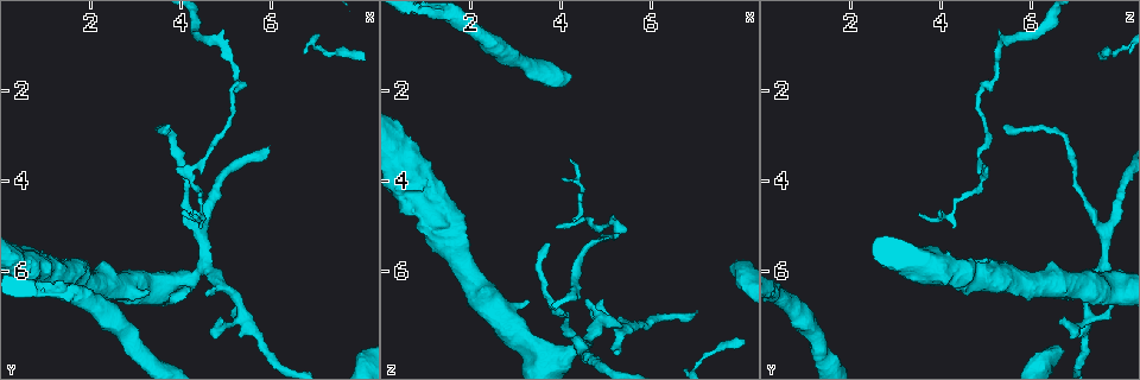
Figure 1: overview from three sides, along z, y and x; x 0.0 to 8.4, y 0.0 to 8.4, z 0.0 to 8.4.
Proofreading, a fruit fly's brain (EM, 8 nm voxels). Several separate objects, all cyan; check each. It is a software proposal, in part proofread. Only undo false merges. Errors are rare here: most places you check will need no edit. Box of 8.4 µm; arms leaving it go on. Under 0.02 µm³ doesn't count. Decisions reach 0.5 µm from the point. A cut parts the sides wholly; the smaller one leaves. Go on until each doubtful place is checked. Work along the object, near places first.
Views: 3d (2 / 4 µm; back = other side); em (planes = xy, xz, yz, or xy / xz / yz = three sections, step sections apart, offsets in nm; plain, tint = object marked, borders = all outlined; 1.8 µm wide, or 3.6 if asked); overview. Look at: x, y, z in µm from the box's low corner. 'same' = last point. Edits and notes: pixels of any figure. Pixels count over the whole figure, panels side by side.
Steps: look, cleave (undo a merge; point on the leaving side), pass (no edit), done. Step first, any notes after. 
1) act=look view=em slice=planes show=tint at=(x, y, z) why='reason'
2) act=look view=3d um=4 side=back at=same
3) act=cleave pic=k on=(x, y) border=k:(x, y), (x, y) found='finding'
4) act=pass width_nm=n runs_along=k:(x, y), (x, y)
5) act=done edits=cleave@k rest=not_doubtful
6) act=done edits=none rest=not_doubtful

act=look view=em slice=xz step=16 show=tint at=(4.40, 5.10, 7.70) why='two arms in line, one across'

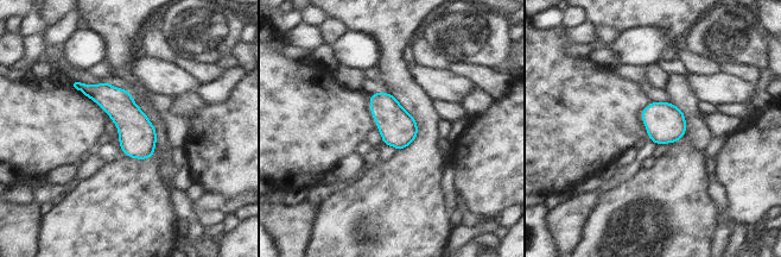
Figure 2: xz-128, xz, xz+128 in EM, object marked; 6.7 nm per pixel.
act=look view=em slice=planes show=tint at=same

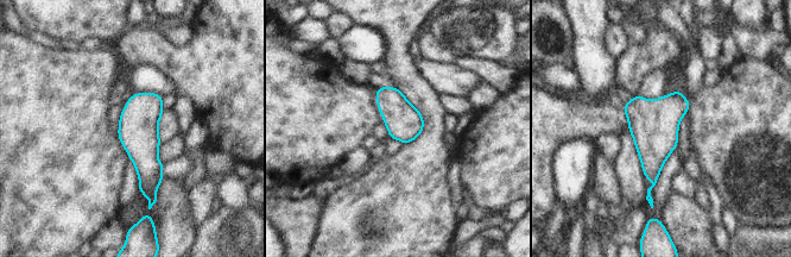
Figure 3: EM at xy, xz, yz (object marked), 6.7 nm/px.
act=pass found='one neuron here'

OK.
act=look view=em slice=xy step=16 show=tint at=(5.40, 6.95, 7.20) why='arms part here'

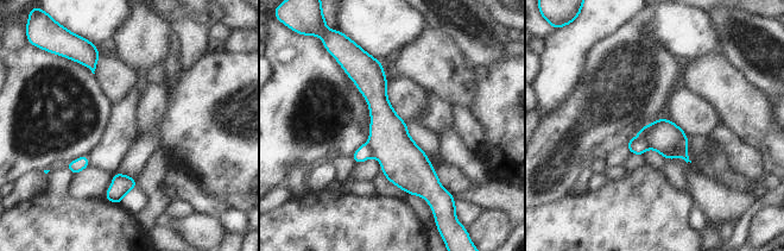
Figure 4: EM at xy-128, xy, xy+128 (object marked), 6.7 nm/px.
act=look view=em slice=xz step=16 show=borders at=same

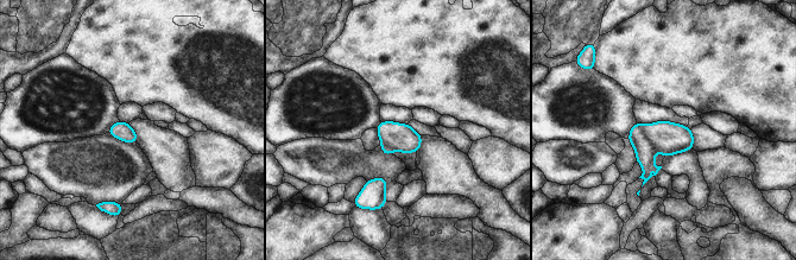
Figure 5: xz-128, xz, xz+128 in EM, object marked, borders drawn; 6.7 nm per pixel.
act=cleave pic=5 on=(645, 151) width_nm=120 part_leaving=5:(637, 126), (645, 150), (645, 177) found='two neurons meet here'

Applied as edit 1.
act=look view=em slice=xz step=8 show=tint at=(4.55, 5.90, 7.65) why='arms part here'

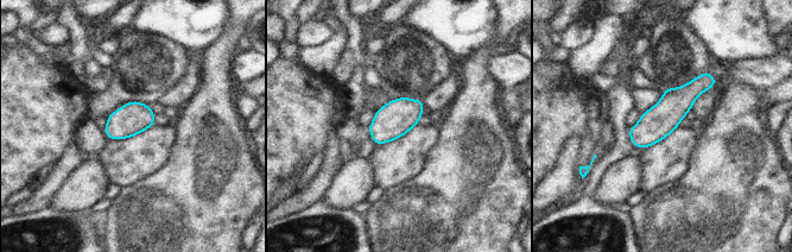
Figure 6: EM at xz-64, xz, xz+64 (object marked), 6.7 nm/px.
act=look view=em slice=planes show=tint at=same why='cut it another way'

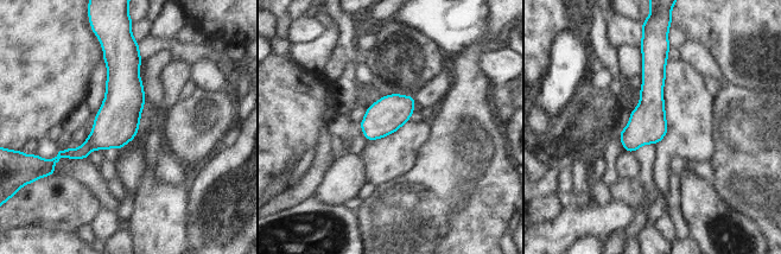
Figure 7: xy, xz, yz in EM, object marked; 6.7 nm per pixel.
act=pass runs_along=7:(119, 52), (119, 115), (82, 152), (62, 153) found='continuous, no second neuron'

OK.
act=look view=3d um=4 at=(3.50, 6.35, 7.80)

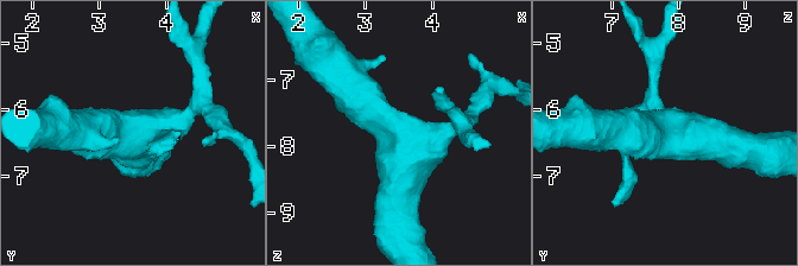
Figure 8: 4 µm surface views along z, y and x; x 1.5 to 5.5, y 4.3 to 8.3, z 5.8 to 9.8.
act=look view=em um=3.6 slice=planes show=tint at=(3.50, 6.40, 7.80) why='need the tissue'

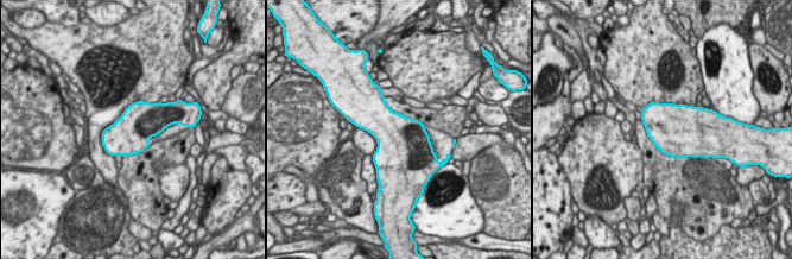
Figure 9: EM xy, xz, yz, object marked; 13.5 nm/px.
act=pass found='continuous, no second neuron'

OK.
act=done edits=cleave@5 rest=not_doubtful

